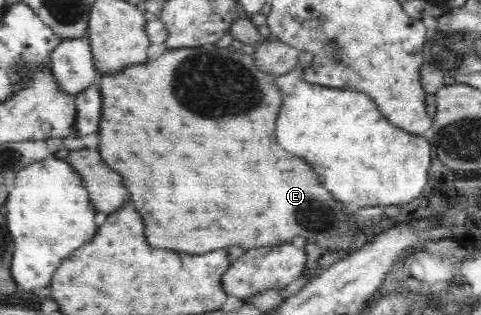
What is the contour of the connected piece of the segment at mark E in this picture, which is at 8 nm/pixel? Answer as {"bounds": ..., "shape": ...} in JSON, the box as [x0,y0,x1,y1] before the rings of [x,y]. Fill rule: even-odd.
{"bounds":[96,43,357,254],"shape":[[[215,43],[165,50],[152,62],[122,68],[117,74],[99,74],[96,84],[103,96],[101,116],[105,116],[99,122],[99,144],[105,144],[103,158],[123,176],[125,188],[135,190],[131,198],[137,212],[143,212],[143,220],[147,220],[147,242],[153,248],[195,254],[241,244],[253,251],[251,248],[291,242],[295,236],[313,240],[323,248],[343,248],[353,242],[357,228],[345,222],[347,212],[341,202],[335,202],[321,188],[307,162],[279,146],[275,128],[283,97],[274,76],[261,72],[253,55],[219,48]],[[137,94],[139,110],[123,110],[131,108],[133,100],[137,106]]]}

